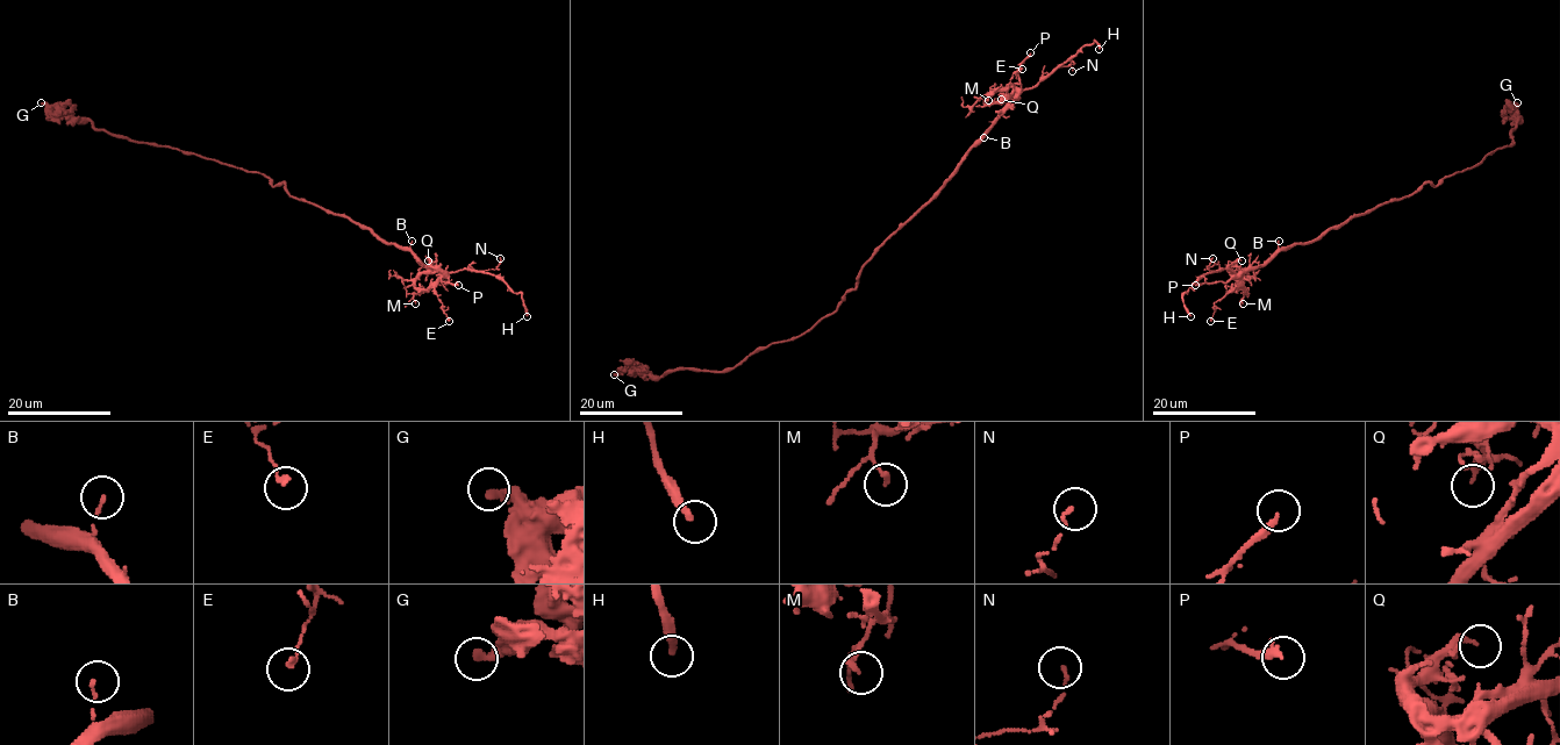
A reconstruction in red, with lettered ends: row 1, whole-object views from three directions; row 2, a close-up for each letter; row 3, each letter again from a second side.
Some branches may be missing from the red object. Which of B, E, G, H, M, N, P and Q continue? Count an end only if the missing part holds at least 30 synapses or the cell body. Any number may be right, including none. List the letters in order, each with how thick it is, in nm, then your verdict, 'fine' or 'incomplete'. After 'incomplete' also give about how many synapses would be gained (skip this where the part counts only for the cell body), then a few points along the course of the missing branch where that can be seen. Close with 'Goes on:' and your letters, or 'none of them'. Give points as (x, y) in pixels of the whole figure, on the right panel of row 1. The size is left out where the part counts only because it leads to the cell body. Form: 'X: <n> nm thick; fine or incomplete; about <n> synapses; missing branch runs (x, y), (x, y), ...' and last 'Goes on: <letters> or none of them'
B: 110 nm thick; fine
E: 140 nm thick; fine
G: 320 nm thick; fine
H: 280 nm thick; incomplete
M: 180 nm thick; fine
N: 90 nm thick; fine
P: 240 nm thick; fine
Q: 260 nm thick; fine
Goes on: H

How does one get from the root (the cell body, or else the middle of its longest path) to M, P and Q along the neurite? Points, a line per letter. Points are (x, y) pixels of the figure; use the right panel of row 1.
M: (1392, 200), (1354, 214), (1310, 242), (1285, 246), (1262, 264), (1242, 270), (1233, 277), (1244, 288), (1243, 303)
P: (1392, 200), (1366, 213), (1354, 214), (1310, 242), (1285, 246), (1262, 264), (1244, 269), (1225, 283), (1195, 285)
Q: (1392, 200), (1366, 213), (1354, 214), (1310, 242), (1285, 246), (1262, 264), (1232, 273), (1230, 269), (1242, 260)

